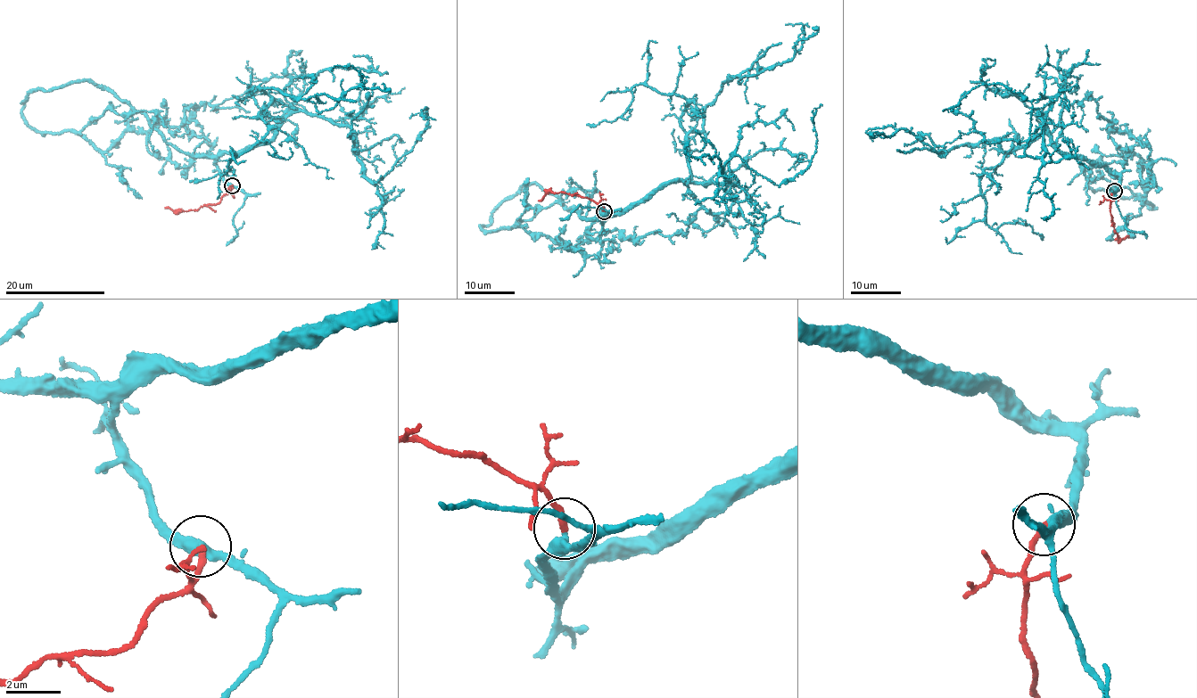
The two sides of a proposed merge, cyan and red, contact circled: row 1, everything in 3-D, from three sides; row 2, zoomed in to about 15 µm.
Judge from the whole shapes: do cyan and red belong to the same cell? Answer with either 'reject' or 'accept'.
accept

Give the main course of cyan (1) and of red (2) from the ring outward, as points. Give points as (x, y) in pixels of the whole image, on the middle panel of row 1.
1: (603, 211), (603, 222), (584, 218), (534, 183), (480, 226), (515, 224), (601, 261), (617, 249)
2: (603, 211), (590, 199), (564, 192), (545, 193), (539, 201)

